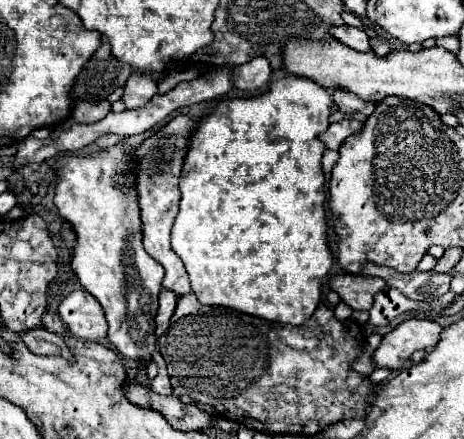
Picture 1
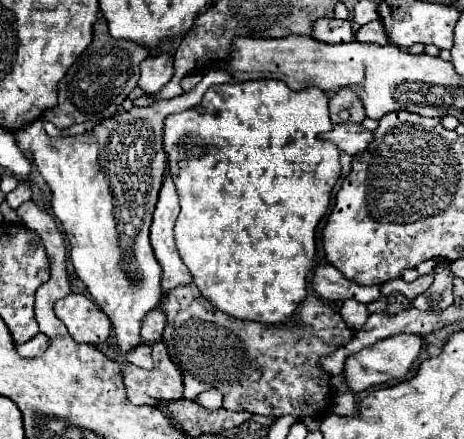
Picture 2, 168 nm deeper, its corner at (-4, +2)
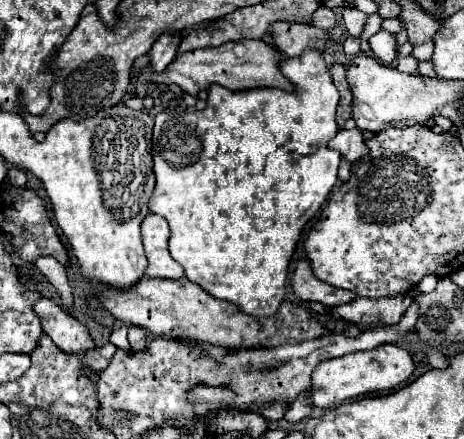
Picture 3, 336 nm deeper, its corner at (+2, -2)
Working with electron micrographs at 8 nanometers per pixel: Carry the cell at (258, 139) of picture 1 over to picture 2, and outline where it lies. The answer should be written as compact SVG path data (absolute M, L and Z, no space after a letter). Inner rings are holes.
M250 80L250 82L230 82L210 88L202 102L196 108L172 114L164 122L164 150L168 156L168 168L174 176L174 184L180 196L180 214L176 220L176 248L180 252L182 262L192 272L194 284L202 292L202 296L212 302L214 308L242 320L256 320L266 324L280 324L292 318L300 308L300 302L306 298L306 278L316 262L316 226L328 210L330 192L340 176L340 162L338 162L338 148L328 142L320 140L320 134L330 130L332 122L328 118L328 96L318 88L304 88L304 90L290 90L280 80Z

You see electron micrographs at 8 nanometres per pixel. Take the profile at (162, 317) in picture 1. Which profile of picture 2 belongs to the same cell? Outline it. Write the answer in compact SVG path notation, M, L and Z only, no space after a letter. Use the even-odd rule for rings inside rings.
M154 308L148 316L146 322L142 324L142 340L146 344L154 344L158 340L162 340L162 332L166 326L166 314L162 308Z

